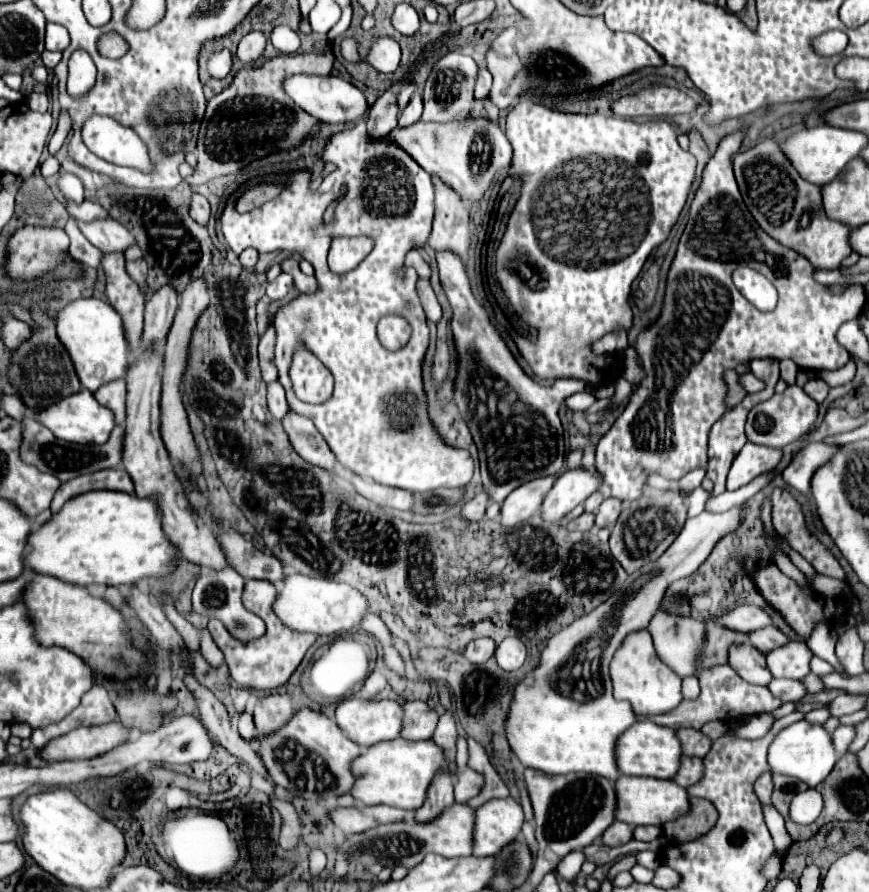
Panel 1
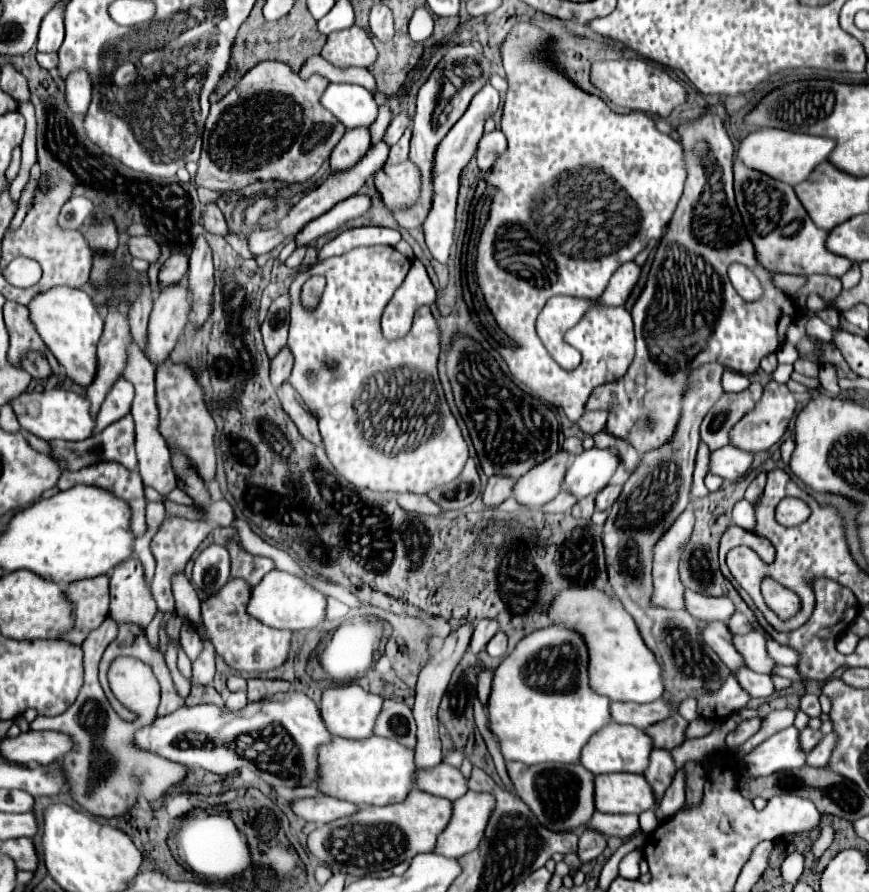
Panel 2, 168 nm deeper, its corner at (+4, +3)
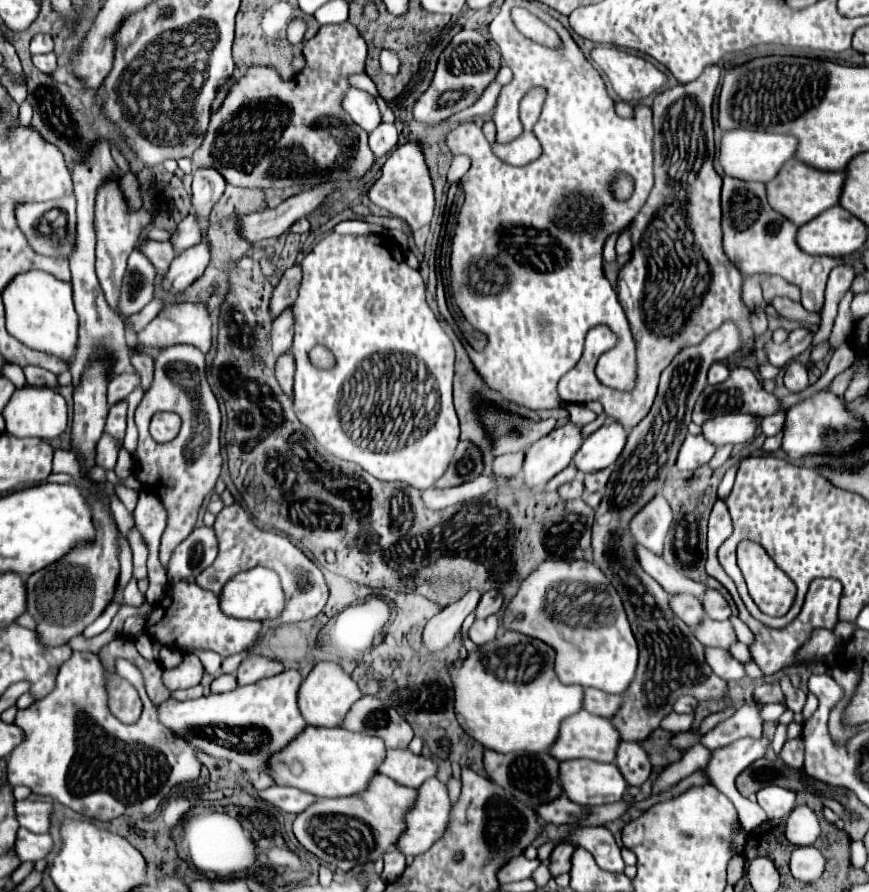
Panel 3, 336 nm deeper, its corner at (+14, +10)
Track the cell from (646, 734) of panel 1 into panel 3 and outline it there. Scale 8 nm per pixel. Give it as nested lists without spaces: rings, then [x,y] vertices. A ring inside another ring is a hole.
[[[582,710],[574,716],[568,716],[566,720],[562,720],[558,740],[550,746],[548,752],[558,762],[572,760],[572,758],[590,758],[590,760],[596,760],[596,762],[614,762],[618,742],[620,742],[620,734],[608,718],[594,716],[594,714],[588,714],[586,710]]]

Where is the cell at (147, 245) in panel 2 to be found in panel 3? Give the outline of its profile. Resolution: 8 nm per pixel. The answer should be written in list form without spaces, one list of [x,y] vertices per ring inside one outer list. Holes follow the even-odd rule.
[[[150,240],[150,242],[144,246],[142,252],[150,258],[150,262],[156,266],[156,270],[158,270],[160,276],[164,276],[164,274],[168,272],[170,262],[172,262],[174,256],[176,256],[174,246],[172,246],[170,242],[154,242],[154,240]]]

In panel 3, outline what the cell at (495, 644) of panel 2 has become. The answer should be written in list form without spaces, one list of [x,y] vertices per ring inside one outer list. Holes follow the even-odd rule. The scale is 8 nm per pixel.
[[[488,616],[486,620],[476,620],[468,634],[470,634],[470,640],[476,644],[476,646],[482,646],[486,642],[492,642],[496,638],[496,630],[498,630],[498,616]]]

